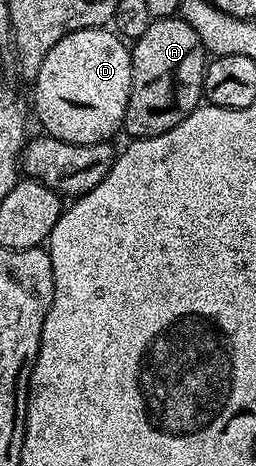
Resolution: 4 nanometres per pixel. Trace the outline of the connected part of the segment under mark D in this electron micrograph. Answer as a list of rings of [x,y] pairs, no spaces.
[[[110,29],[78,30],[72,34],[66,34],[64,38],[57,40],[57,44],[53,44],[53,48],[49,48],[45,60],[41,60],[41,68],[35,71],[33,75],[33,81],[35,81],[35,110],[33,106],[33,114],[34,117],[35,114],[39,117],[40,124],[47,129],[44,131],[50,137],[69,144],[97,144],[98,142],[105,142],[114,139],[114,134],[120,133],[123,125],[125,108],[129,104],[129,92],[131,91],[131,51],[128,43],[118,33],[112,32]]]

